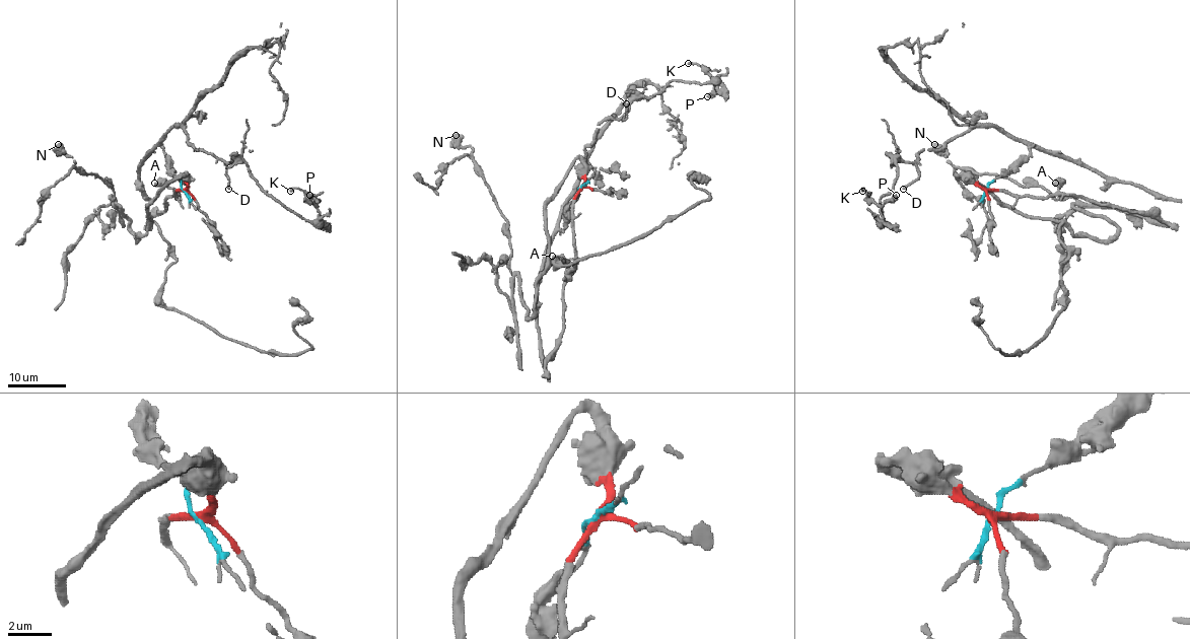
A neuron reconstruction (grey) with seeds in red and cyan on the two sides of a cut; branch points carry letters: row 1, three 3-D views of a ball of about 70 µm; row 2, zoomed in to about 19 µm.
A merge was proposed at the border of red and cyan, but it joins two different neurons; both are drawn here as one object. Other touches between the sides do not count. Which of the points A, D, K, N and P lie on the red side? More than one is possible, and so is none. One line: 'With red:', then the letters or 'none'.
With red: A, N

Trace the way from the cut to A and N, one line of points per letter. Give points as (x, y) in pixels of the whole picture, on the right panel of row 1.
A: (986, 191), (1019, 196), (1052, 196), (1058, 191), (1055, 183)
N: (986, 191), (1074, 233), (1110, 239), (1117, 231), (1077, 209), (1074, 198), (967, 172), (933, 144)

